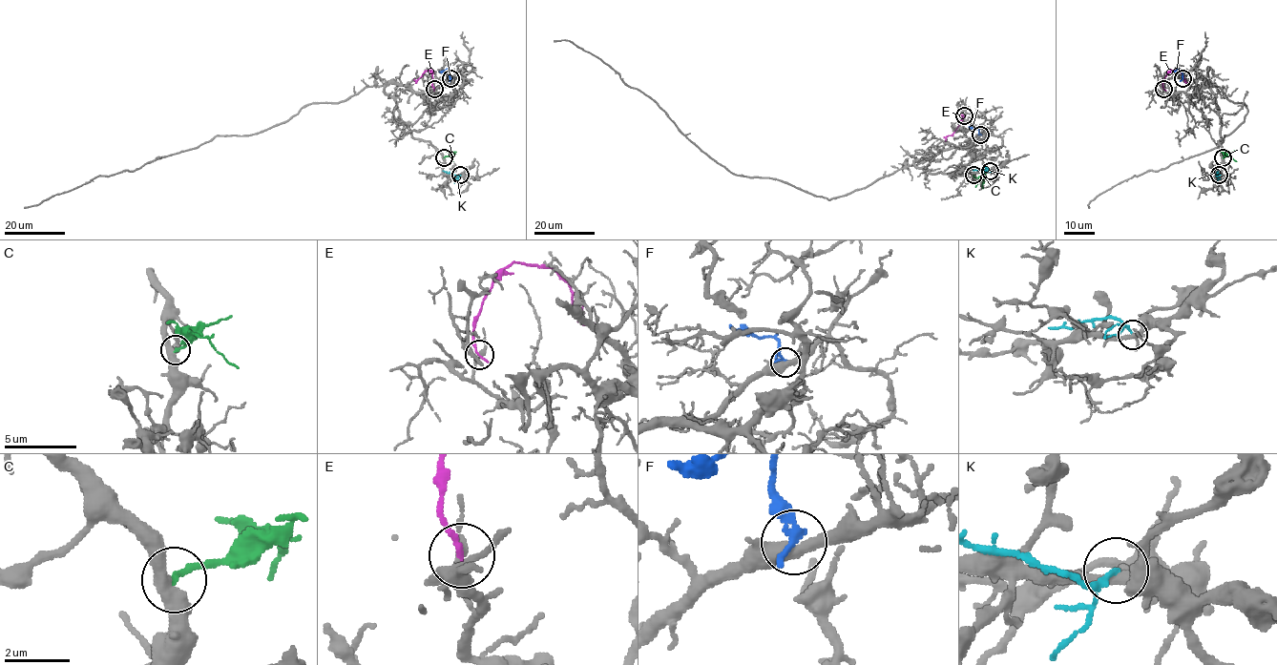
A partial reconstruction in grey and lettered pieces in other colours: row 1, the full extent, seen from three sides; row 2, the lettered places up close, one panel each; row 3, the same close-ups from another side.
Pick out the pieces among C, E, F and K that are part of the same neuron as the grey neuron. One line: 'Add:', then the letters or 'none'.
Add: none

